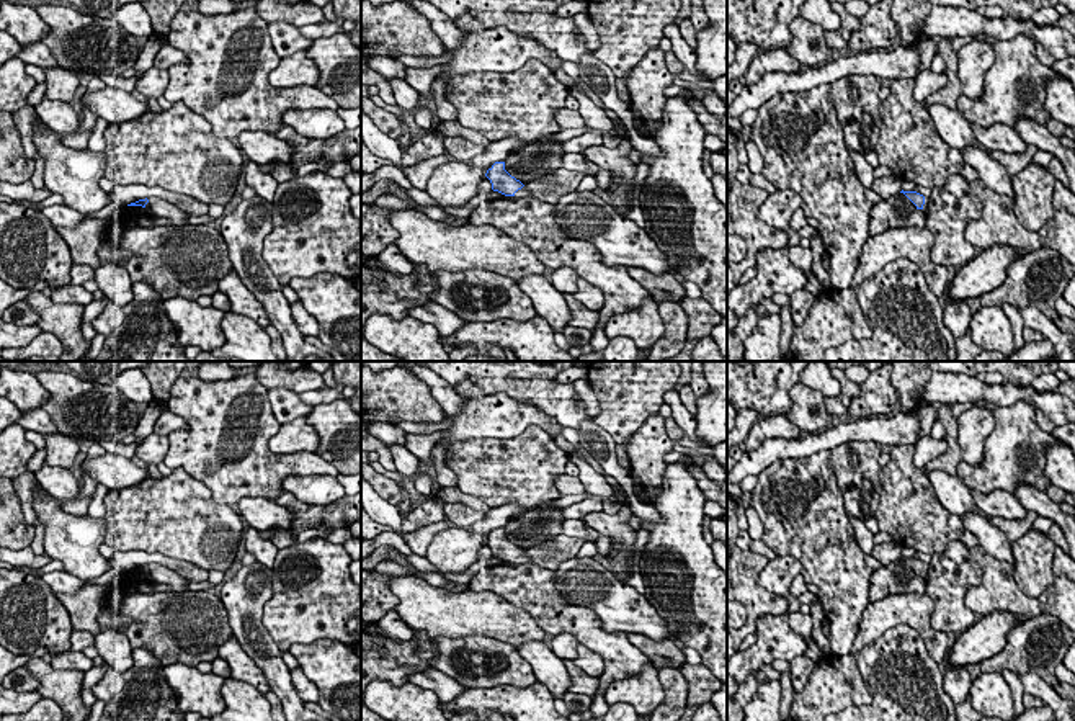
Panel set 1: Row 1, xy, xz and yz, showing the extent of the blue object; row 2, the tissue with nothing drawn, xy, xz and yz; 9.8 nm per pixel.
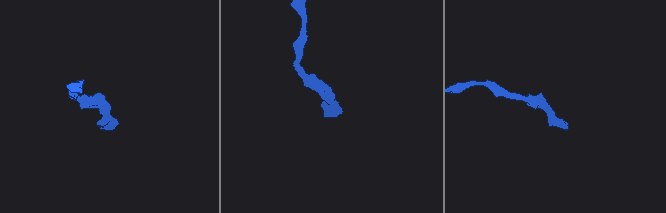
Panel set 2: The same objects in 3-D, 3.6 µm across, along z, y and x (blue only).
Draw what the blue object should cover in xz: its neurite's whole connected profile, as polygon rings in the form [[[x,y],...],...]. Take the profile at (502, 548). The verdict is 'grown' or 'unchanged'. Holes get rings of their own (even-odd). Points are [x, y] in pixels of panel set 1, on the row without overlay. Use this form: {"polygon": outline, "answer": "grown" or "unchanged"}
{"polygon": [[[495,528],[487,536],[485,543],[490,546],[492,556],[505,562],[533,562],[533,559],[520,546],[505,536],[505,528]]], "answer": "grown"}

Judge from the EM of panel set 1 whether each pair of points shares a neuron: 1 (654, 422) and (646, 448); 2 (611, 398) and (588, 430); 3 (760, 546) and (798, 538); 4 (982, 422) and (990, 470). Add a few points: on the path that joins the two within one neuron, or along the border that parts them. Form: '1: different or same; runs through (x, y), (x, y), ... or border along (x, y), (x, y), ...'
1: same; runs through (651, 429), (651, 442)
2: different; border along (592, 419), (616, 443)
3: different; border along (762, 538), (778, 555)
4: different; border along (994, 414), (984, 458), (967, 465)

